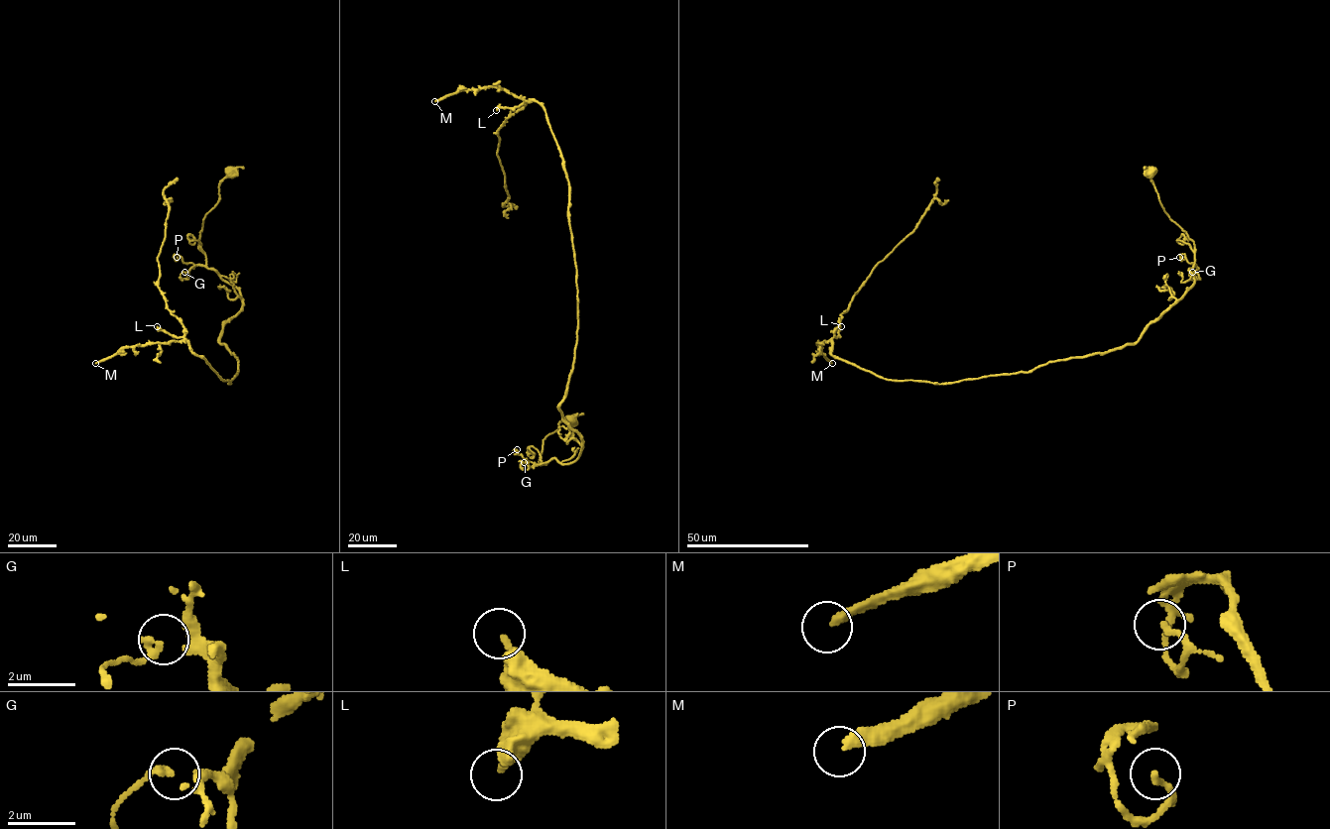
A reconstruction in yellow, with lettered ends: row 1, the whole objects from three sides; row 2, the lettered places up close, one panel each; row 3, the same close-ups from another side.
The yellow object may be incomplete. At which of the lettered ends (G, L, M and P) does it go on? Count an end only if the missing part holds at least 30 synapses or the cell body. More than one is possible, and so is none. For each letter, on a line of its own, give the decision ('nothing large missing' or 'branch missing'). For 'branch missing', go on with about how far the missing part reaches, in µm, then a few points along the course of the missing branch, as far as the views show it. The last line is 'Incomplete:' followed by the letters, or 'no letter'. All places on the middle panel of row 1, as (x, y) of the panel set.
G: nothing large missing
L: nothing large missing
M: branch missing; about 60 µm are missing; missing branch runs (434, 101), (407, 117), (406, 130), (400, 138), (376, 143), (370, 137), (358, 138), (353, 153)
P: nothing large missing
Incomplete: M

